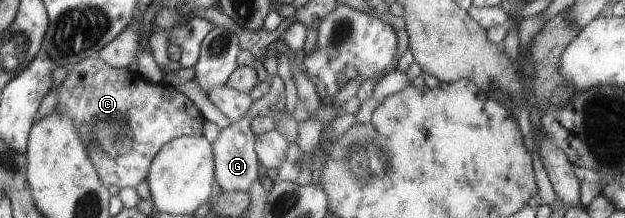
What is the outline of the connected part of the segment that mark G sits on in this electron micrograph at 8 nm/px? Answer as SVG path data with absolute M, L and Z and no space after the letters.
M249 119L231 123L220 130L218 137L213 141L213 146L216 154L217 184L223 191L245 192L255 181L259 180L258 177L263 169L255 150L255 141L256 136L250 128Z

